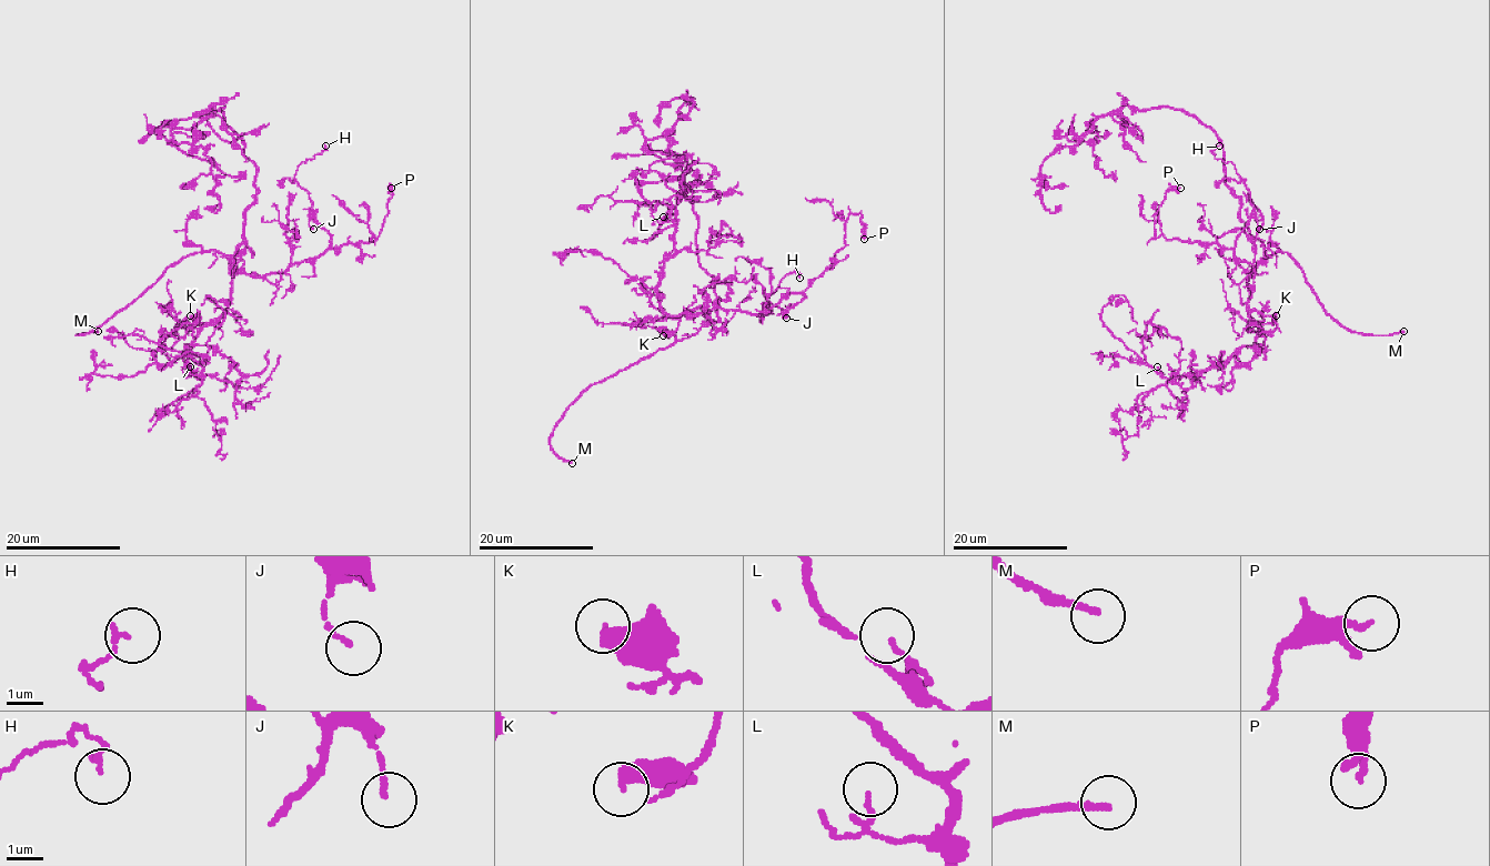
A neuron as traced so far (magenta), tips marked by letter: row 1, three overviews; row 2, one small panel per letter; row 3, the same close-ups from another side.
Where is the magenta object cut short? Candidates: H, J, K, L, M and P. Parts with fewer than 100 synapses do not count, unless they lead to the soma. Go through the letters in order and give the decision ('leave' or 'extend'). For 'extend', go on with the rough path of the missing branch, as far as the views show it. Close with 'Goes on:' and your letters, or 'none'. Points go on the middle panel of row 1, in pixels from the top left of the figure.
H: leave
J: leave
K: leave
L: leave
M: extend; missing branch runs (572, 463), (598, 463), (754, 396), (845, 371), (897, 371), (906, 380), (903, 391), (907, 391)
P: leave
Goes on: M

